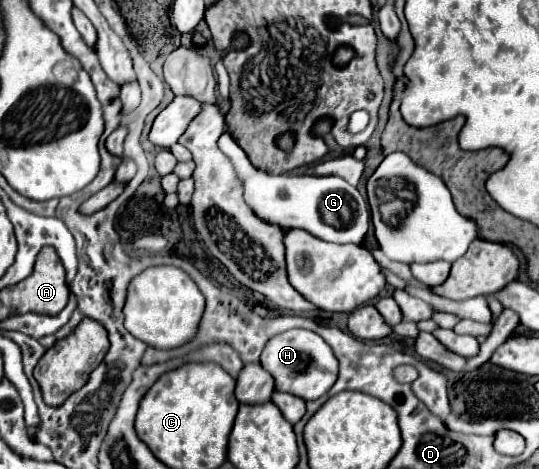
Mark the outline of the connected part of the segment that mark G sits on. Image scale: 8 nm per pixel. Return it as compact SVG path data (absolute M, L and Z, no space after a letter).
M225 131L219 137L219 149L231 159L237 177L243 183L243 197L251 211L265 223L287 229L303 229L329 243L363 243L369 229L369 203L355 185L337 175L273 175L251 165L245 151Z

